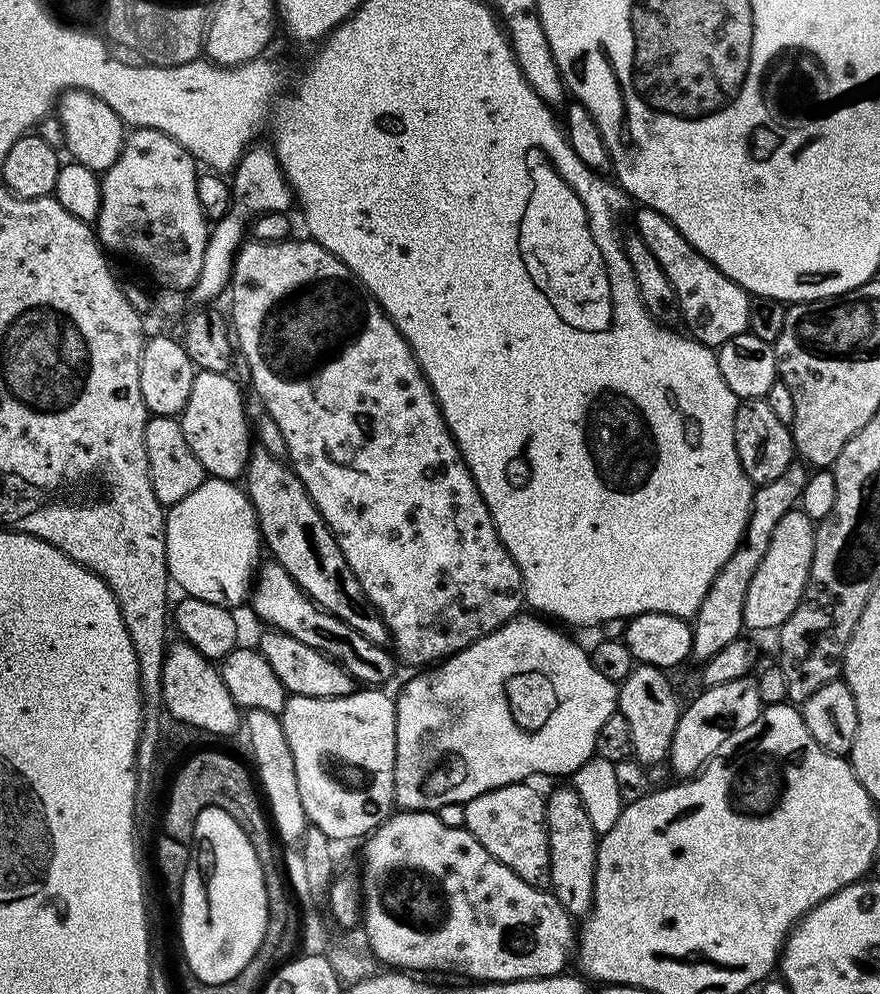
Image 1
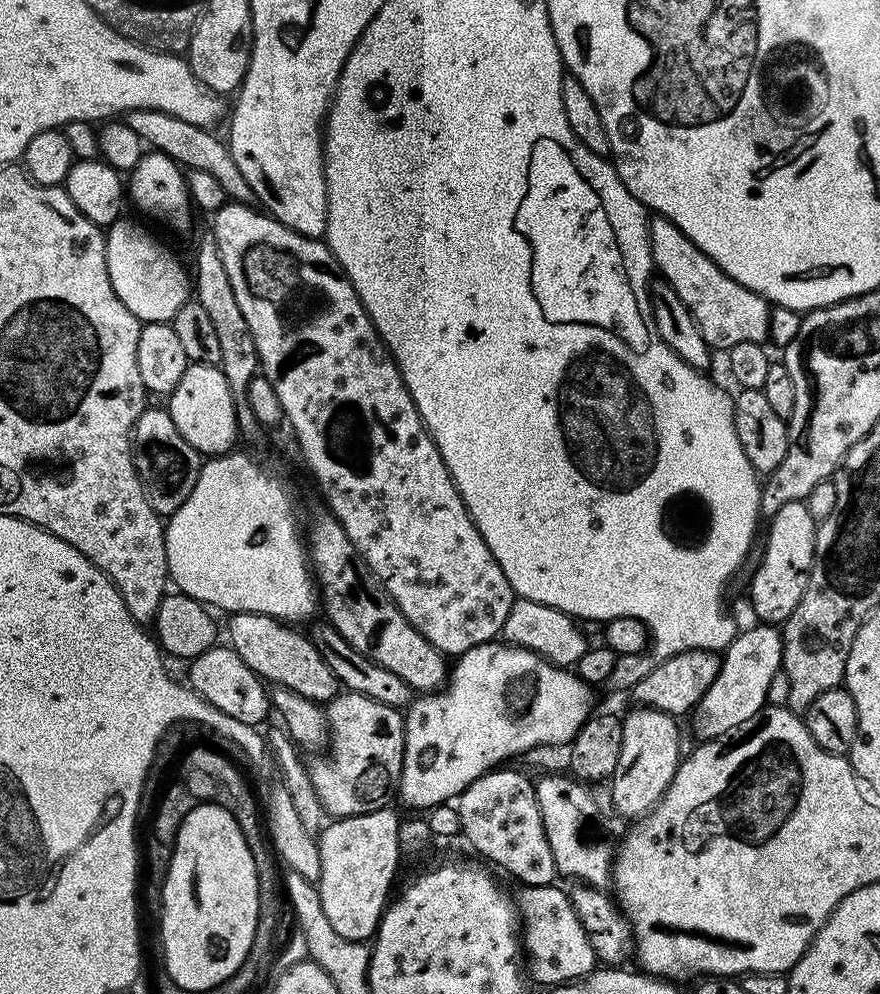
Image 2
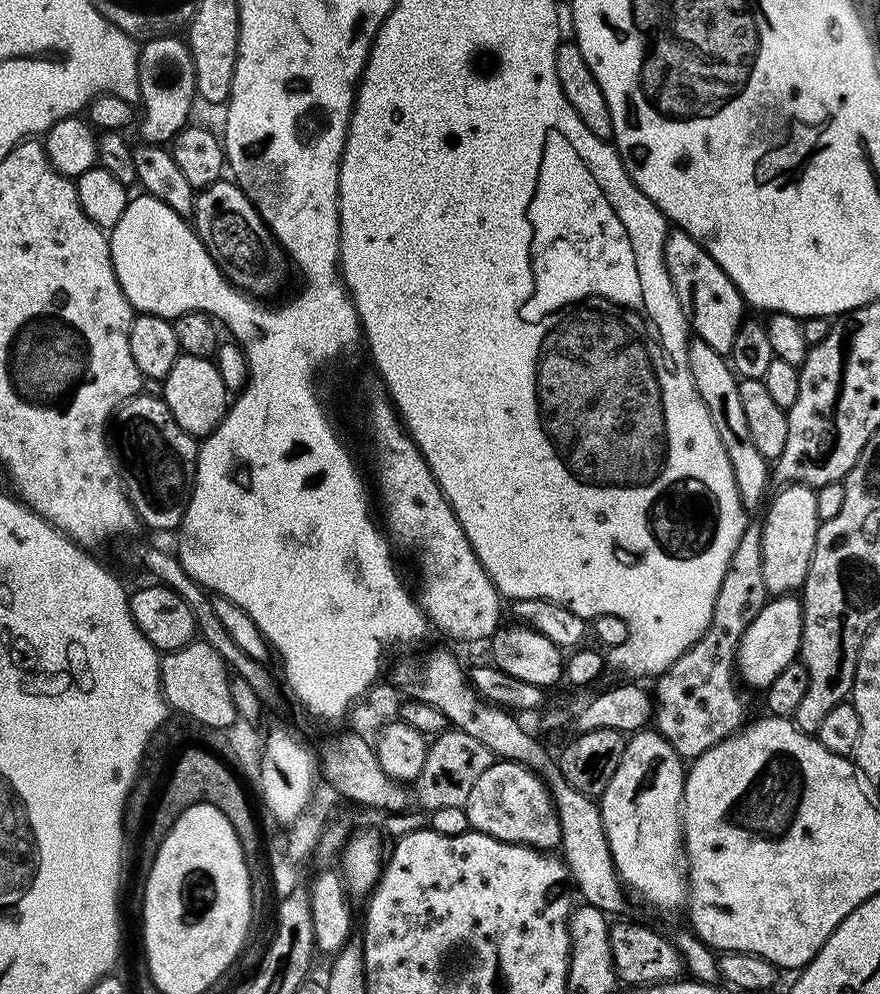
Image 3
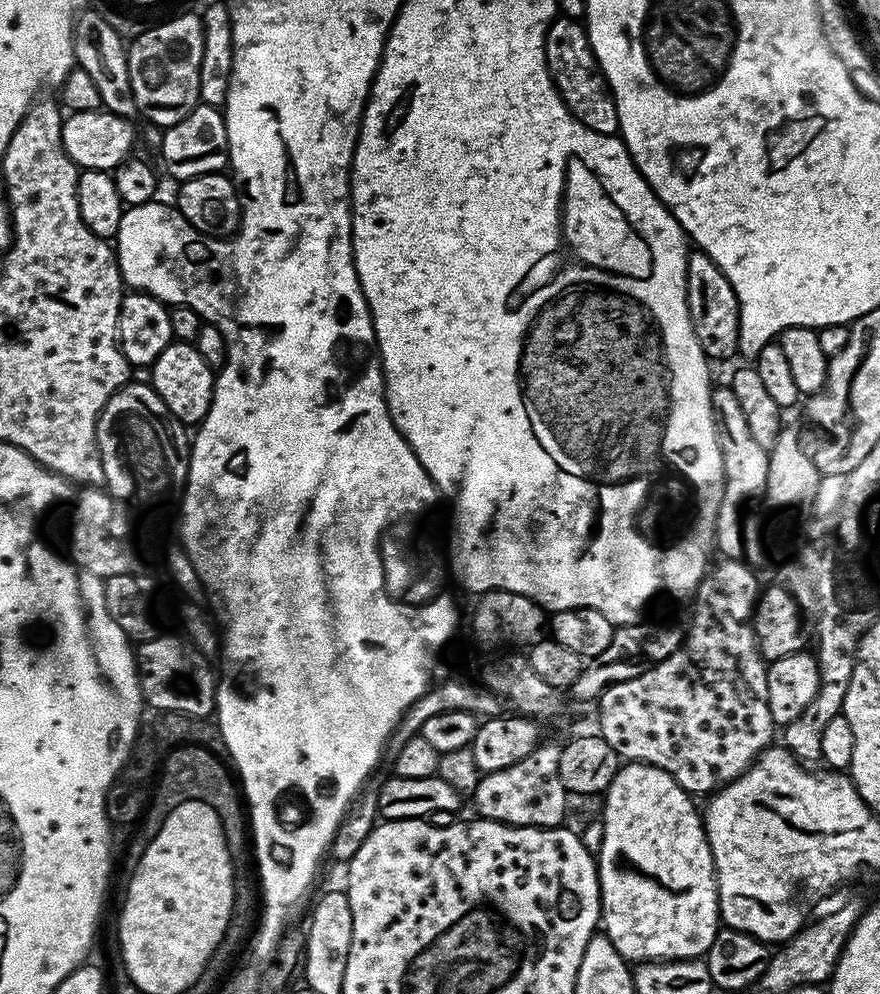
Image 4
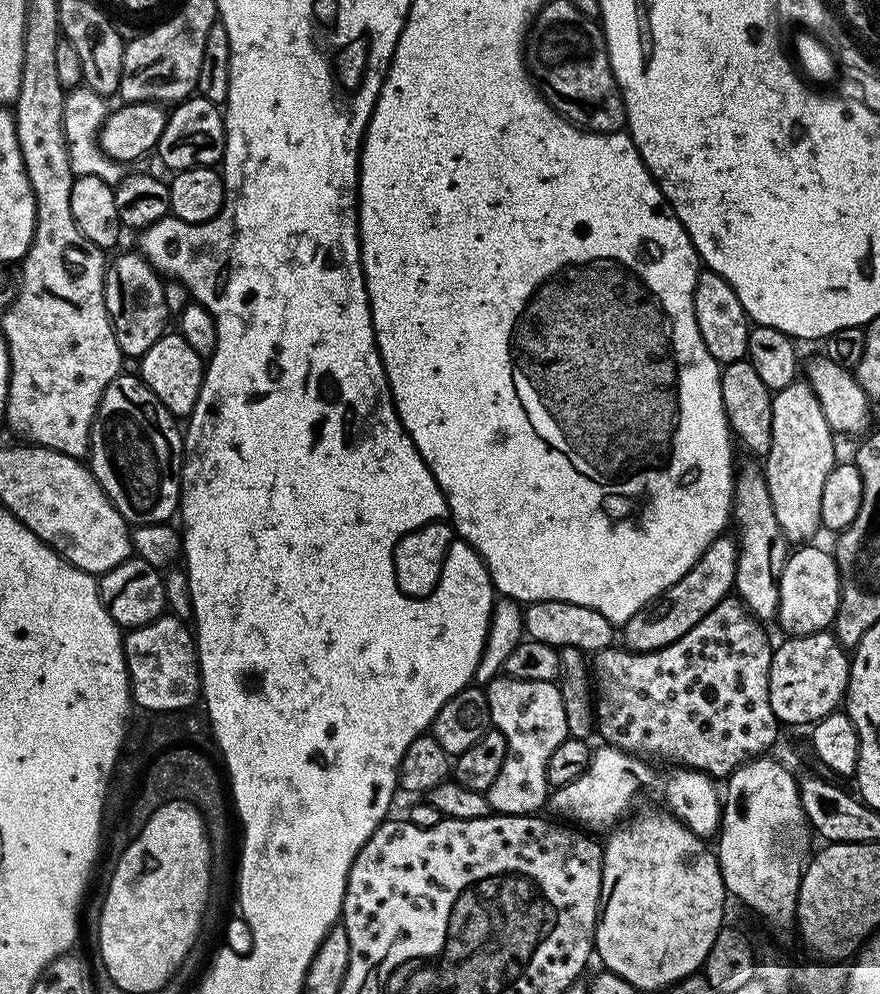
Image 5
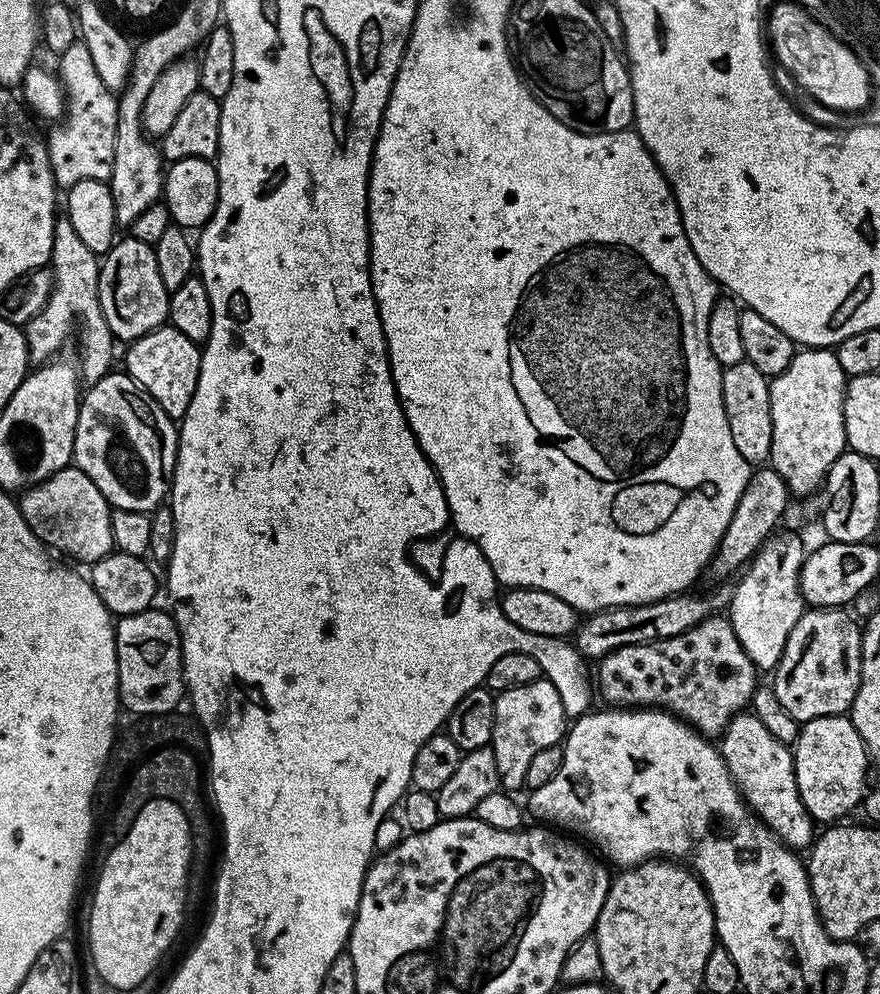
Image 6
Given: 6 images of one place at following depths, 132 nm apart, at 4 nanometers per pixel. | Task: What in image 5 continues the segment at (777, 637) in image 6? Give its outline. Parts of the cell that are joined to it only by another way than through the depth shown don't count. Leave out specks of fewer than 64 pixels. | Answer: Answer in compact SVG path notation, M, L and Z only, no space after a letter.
M748 468L737 475L732 490L734 524L740 527L738 535L737 574L734 592L744 607L761 622L771 621L778 610L778 590L782 570L790 555L790 542L785 538L782 526L774 514L774 502L770 502L768 482L761 469Z

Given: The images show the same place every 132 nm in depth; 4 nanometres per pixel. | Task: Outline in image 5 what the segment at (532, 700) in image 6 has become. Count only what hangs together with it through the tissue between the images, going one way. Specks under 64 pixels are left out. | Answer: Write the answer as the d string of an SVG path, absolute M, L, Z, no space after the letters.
M499 674L484 693L490 706L492 727L506 738L508 757L502 762L486 793L488 807L501 816L534 816L550 800L548 759L564 740L569 739L561 685L556 682L522 682Z

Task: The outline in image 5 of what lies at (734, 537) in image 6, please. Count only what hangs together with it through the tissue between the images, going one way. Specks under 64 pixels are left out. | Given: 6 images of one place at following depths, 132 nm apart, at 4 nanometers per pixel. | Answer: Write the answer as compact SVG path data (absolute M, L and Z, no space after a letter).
M721 534L712 540L710 546L678 580L650 607L632 615L622 626L623 647L631 652L655 652L682 638L686 631L693 629L718 604L727 599L735 587L737 574L737 541Z

